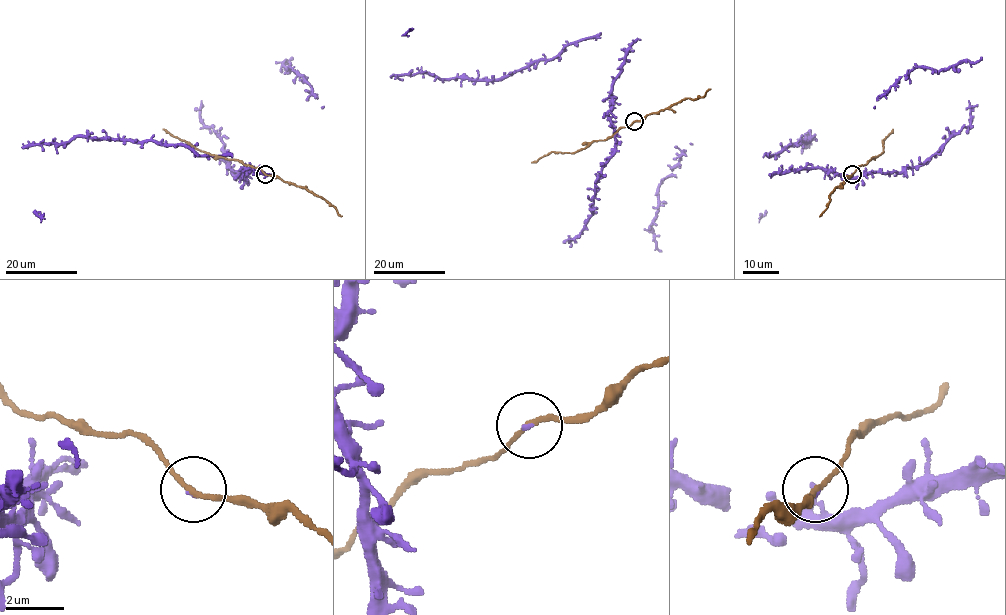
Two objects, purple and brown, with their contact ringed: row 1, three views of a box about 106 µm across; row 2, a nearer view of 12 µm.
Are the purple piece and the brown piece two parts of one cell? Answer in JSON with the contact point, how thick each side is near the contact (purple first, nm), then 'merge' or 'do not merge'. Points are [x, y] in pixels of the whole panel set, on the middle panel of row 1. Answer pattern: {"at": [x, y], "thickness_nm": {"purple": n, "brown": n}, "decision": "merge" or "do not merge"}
{"at": [634, 121], "thickness_nm": {"purple": 70, "brown": 170}, "decision": "merge"}

